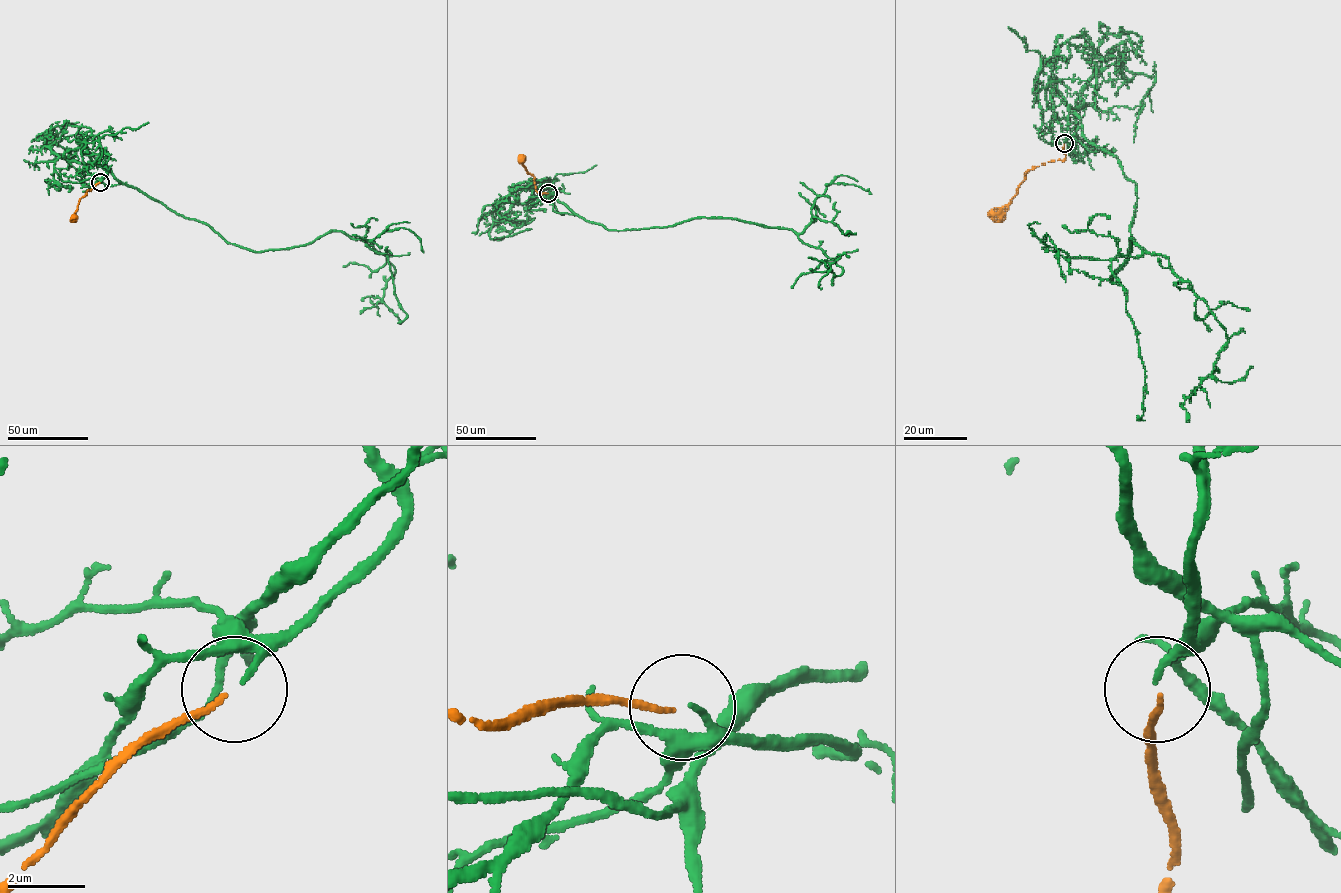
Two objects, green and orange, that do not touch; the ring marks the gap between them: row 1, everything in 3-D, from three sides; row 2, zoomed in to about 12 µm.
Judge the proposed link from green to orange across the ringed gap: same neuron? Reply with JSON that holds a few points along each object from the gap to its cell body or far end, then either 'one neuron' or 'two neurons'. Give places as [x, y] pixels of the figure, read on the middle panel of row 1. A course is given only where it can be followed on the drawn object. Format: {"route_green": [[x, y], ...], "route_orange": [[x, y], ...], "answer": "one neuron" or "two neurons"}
{"route_green": [[549, 193], [609, 230], [738, 219], [791, 228], [833, 258], [843, 270], [834, 276], [830, 264], [849, 256]], "route_orange": [[548, 193], [539, 194], [536, 190], [533, 176], [527, 173], [522, 159]], "answer": "one neuron"}

